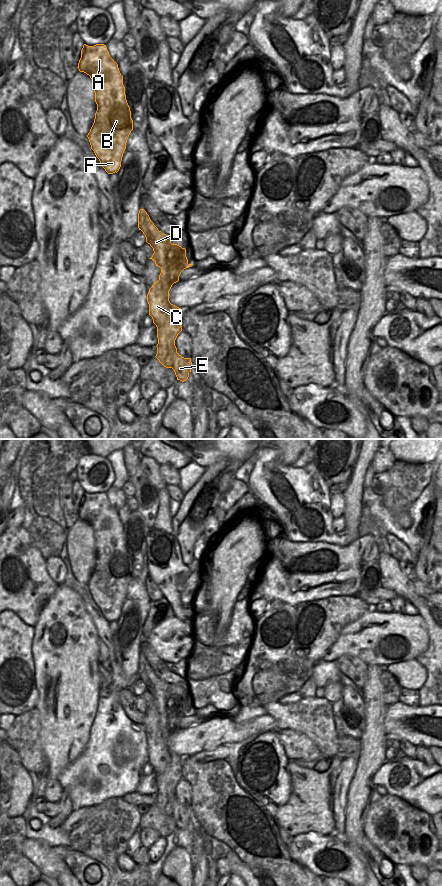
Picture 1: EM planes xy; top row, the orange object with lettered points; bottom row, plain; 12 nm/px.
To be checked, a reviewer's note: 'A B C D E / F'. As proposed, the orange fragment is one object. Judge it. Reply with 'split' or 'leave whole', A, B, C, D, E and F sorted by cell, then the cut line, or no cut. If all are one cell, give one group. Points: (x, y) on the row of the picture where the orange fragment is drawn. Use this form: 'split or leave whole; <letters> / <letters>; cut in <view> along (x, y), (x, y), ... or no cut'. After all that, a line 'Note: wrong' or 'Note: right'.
split; A B C D F / E; cut in xy along (176, 350), (173, 356), (172, 368)
Note: wrong

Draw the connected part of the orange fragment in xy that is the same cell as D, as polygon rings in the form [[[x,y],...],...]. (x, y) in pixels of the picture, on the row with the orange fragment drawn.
[[[144,209],[138,213],[138,228],[146,237],[146,242],[153,248],[151,258],[161,268],[159,280],[154,282],[147,294],[149,315],[157,327],[156,358],[166,368],[173,368],[177,348],[175,340],[182,331],[182,309],[171,304],[169,291],[179,281],[181,272],[191,267],[186,249],[171,243],[171,236],[158,230]]]

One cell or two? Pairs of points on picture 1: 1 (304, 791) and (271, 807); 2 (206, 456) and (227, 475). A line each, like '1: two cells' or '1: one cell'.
1: two cells
2: two cells

